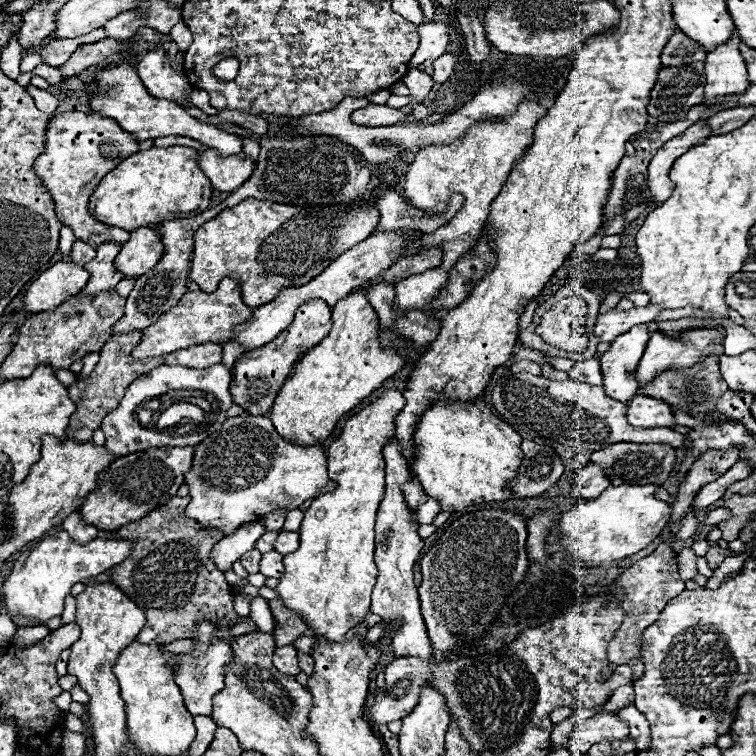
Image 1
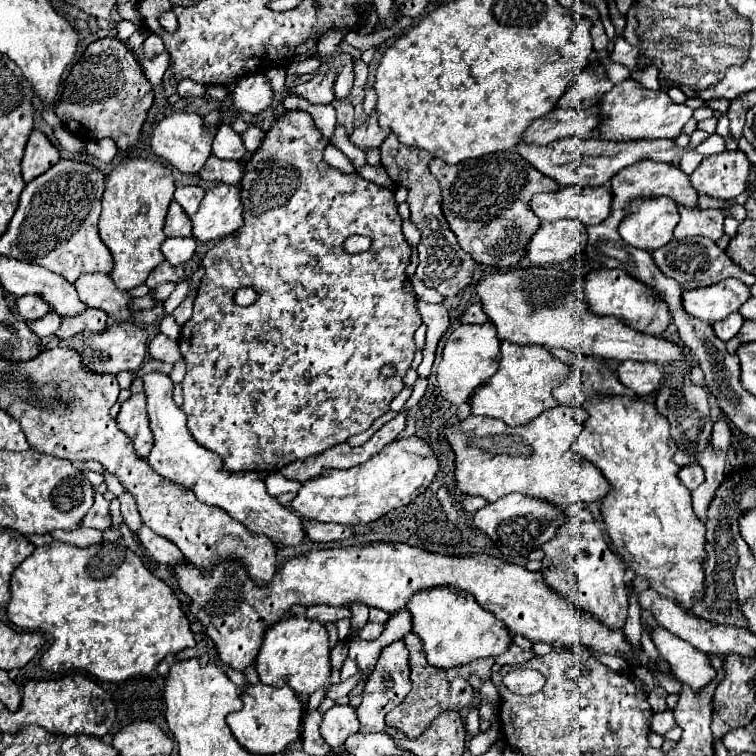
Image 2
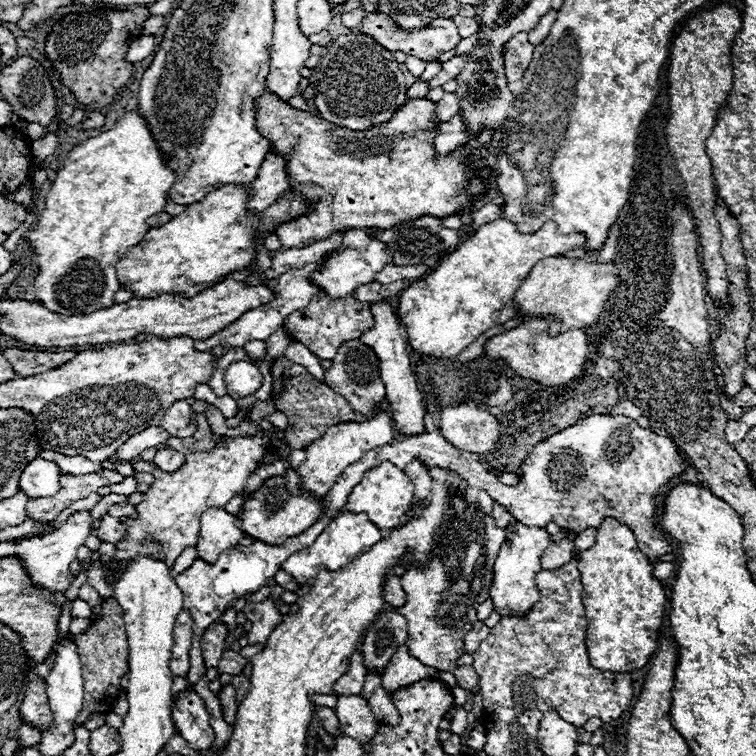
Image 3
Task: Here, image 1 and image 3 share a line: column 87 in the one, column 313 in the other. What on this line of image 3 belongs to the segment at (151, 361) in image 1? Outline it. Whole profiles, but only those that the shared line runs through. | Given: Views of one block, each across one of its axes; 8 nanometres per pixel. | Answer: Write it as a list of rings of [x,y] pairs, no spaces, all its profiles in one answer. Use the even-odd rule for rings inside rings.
[[[280,356],[274,360],[272,368],[272,380],[274,380],[274,404],[276,410],[284,412],[288,416],[288,424],[292,426],[292,432],[286,434],[286,442],[292,448],[306,448],[314,440],[318,440],[328,426],[342,424],[348,420],[356,420],[356,412],[350,408],[348,400],[336,394],[332,388],[318,384],[316,378],[298,364],[292,364],[286,356]]]

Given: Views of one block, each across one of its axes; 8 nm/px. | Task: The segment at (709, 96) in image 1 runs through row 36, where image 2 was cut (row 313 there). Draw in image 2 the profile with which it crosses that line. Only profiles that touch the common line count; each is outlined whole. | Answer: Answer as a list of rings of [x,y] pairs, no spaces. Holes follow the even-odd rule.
[[[732,312],[724,320],[714,322],[714,332],[716,332],[716,336],[720,340],[726,342],[726,340],[730,340],[730,338],[734,338],[738,334],[738,330],[742,328],[742,322],[744,322],[744,318],[740,316],[740,312]]]

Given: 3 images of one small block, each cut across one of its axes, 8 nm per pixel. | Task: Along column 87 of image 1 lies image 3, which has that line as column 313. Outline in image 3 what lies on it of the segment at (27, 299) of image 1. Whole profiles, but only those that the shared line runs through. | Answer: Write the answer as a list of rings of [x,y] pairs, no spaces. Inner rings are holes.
[[[348,230],[342,246],[332,256],[328,256],[316,272],[312,272],[312,280],[316,280],[320,290],[324,290],[330,298],[346,298],[358,286],[372,282],[374,274],[380,272],[390,262],[390,258],[392,256],[386,252],[386,246],[378,240],[372,240],[364,230]]]

